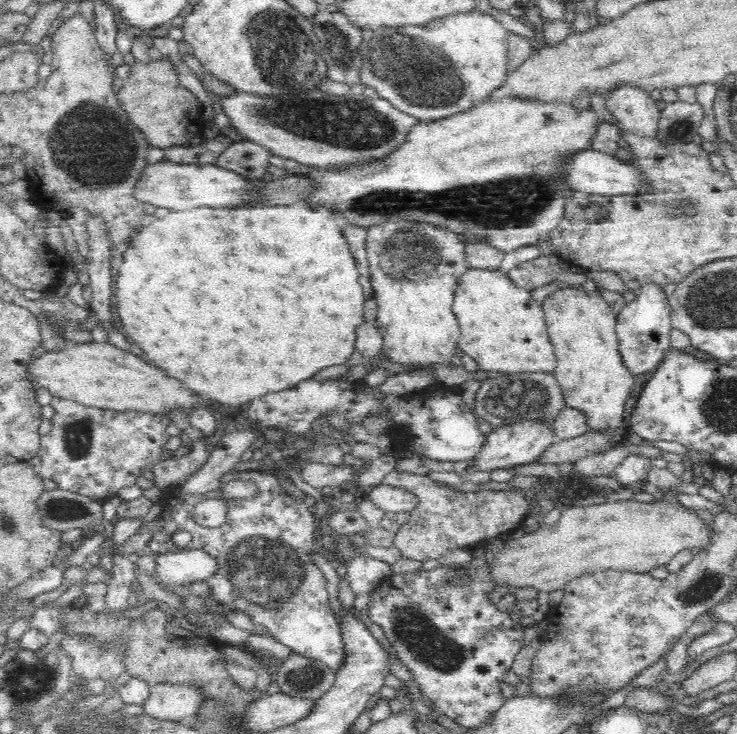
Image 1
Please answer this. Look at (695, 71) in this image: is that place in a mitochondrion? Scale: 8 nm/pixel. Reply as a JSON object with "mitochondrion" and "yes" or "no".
{"mitochondrion":"no"}

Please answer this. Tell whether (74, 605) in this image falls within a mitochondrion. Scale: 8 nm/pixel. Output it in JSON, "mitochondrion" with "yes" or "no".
{"mitochondrion":"no"}

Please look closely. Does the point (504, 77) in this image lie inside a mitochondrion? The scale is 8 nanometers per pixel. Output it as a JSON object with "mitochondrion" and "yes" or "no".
{"mitochondrion":"no"}

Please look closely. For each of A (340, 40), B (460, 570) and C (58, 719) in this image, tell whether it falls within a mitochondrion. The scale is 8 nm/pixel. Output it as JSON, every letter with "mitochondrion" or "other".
{"A":"mitochondrion","B":"other","C":"mitochondrion"}

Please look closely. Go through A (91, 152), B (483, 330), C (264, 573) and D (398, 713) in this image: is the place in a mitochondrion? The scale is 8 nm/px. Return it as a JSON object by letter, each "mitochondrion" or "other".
{"A":"mitochondrion","B":"other","C":"mitochondrion","D":"other"}

